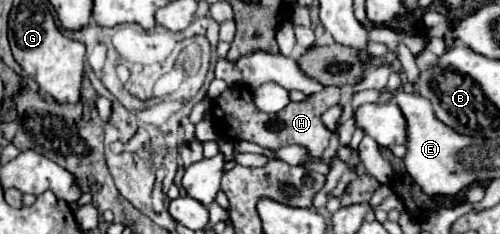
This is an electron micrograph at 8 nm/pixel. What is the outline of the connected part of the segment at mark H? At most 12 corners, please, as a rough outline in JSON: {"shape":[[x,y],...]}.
{"shape":[[326,86],[280,112],[256,108],[248,88],[212,102],[218,134],[270,150],[298,144],[320,158],[330,142],[322,114],[340,102]]}

